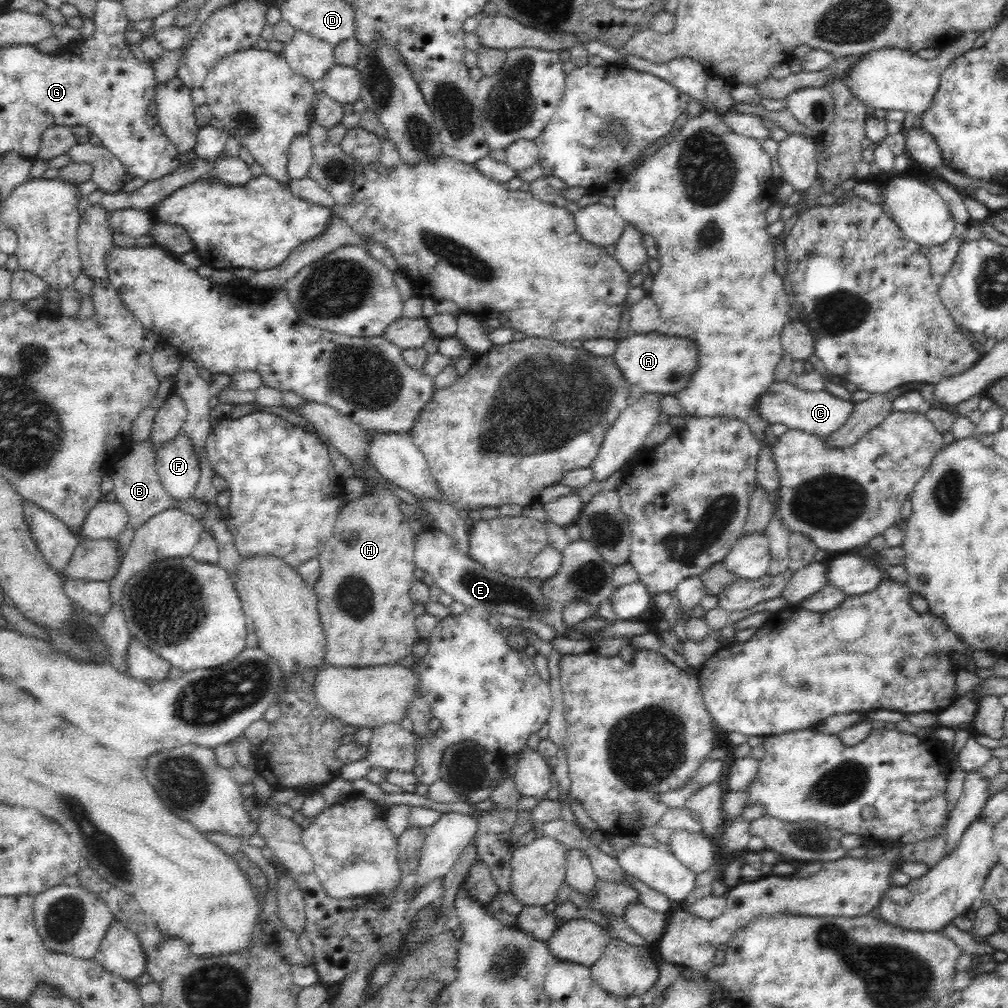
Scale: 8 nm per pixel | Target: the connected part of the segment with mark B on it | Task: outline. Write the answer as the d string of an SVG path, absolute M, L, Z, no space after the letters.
M152 439L130 443L128 450L116 460L113 466L113 472L110 475L114 483L113 490L116 493L117 501L128 511L128 524L126 524L124 530L122 530L117 538L118 551L120 551L122 558L131 545L134 531L151 516L163 510L168 510L168 508L177 508L194 515L194 517L201 521L203 514L206 512L208 502L205 502L205 500L196 500L193 497L188 497L185 500L178 501L178 499L168 495L164 485L160 483L156 468Z

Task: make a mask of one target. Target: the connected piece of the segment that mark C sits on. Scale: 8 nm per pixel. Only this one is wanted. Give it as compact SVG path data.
M774 382L759 401L758 413L762 419L772 424L786 424L788 428L803 430L814 436L828 436L852 416L855 410L855 403L849 400L842 400L833 396L826 390L820 392L806 392L800 390L788 382Z

